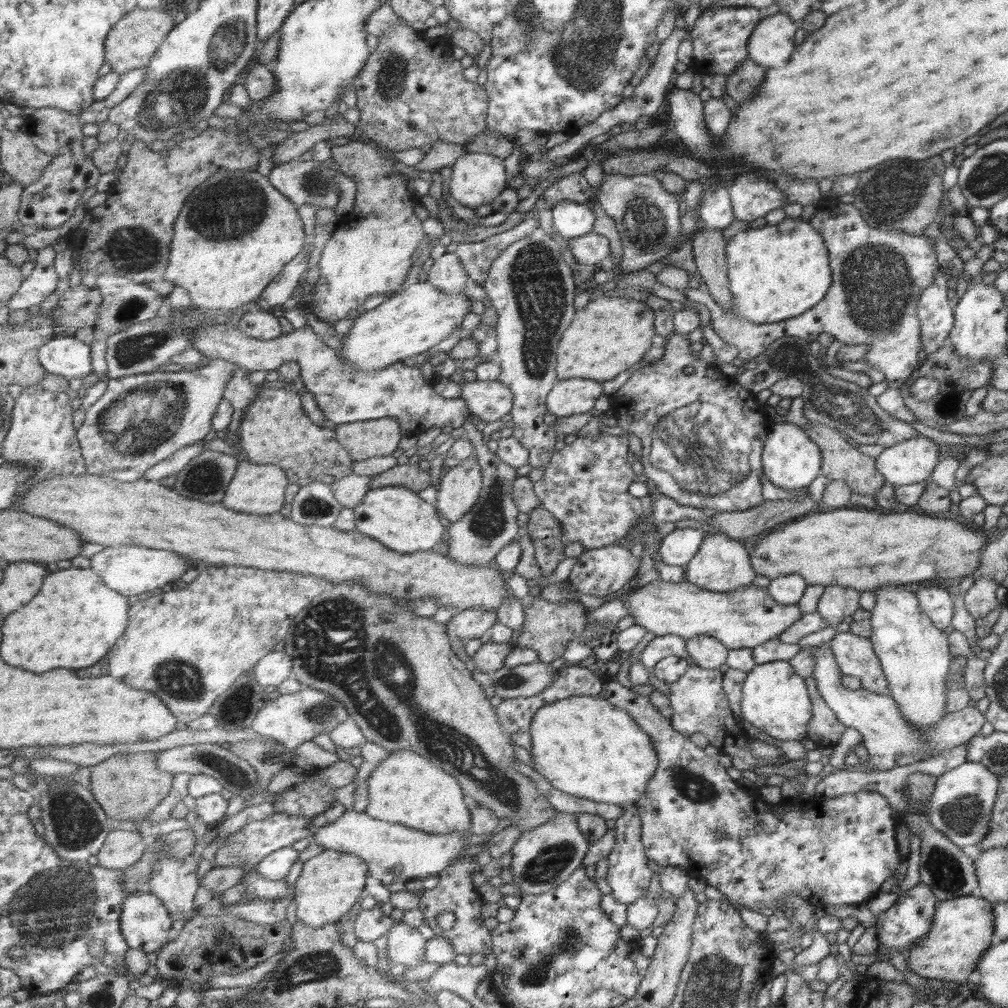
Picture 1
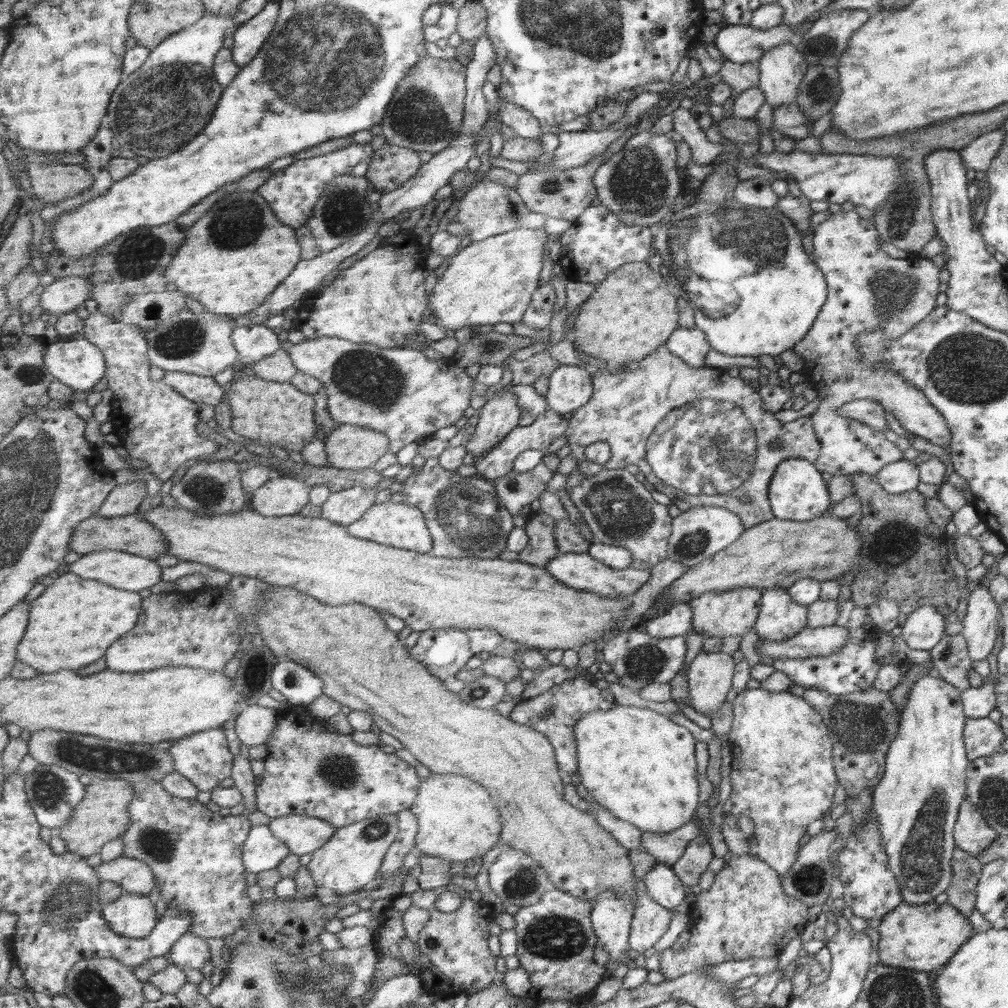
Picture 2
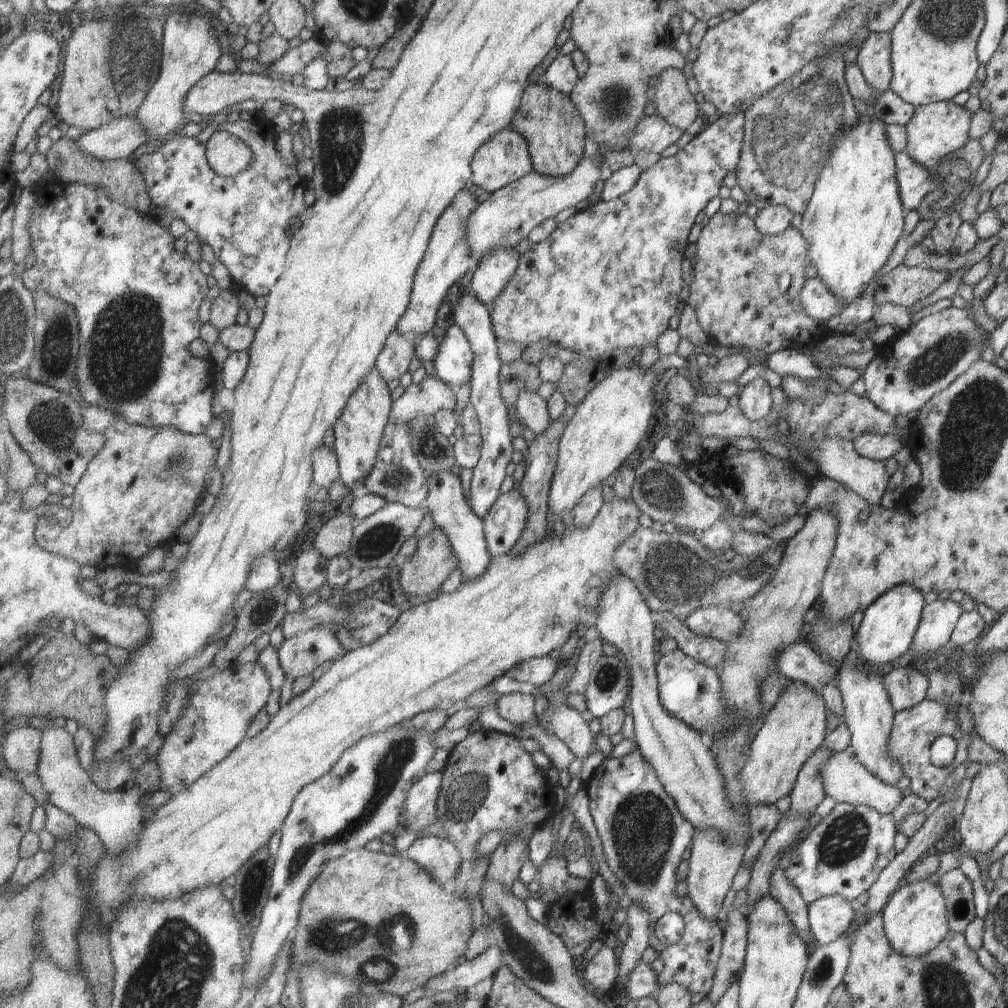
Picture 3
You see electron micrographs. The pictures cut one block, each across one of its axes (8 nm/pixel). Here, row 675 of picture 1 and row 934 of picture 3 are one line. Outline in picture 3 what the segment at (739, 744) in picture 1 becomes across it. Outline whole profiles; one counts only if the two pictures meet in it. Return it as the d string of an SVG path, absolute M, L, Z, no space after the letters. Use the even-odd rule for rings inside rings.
M639 750L634 754L622 757L607 757L594 770L587 782L590 799L590 810L604 848L604 859L624 889L625 898L643 908L650 917L650 944L659 954L664 963L664 969L658 974L659 988L679 983L691 990L691 994L709 993L712 986L713 974L720 954L722 932L718 924L705 921L695 909L692 899L677 894L677 868L683 860L685 850L692 846L695 839L695 828L682 816L678 804L666 792L666 788L659 781L654 767L642 756ZM671 912L679 913L685 922L685 932L681 940L675 945L663 946L653 929L659 918Z

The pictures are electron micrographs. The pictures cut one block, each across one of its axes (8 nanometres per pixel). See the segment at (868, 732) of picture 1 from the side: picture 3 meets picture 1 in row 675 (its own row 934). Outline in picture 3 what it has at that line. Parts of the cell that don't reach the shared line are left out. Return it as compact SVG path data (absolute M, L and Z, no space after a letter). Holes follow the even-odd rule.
M837 896L809 898L806 914L813 940L818 945L827 945L840 938L853 921L853 907Z

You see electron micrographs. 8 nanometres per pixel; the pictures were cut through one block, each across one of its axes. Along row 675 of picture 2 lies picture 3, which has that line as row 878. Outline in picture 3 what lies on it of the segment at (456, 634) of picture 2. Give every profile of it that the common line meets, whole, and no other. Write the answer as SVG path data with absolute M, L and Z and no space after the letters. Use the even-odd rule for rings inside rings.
M443 836L419 837L404 855L421 866L443 889L445 884L455 881L463 867L457 846Z

